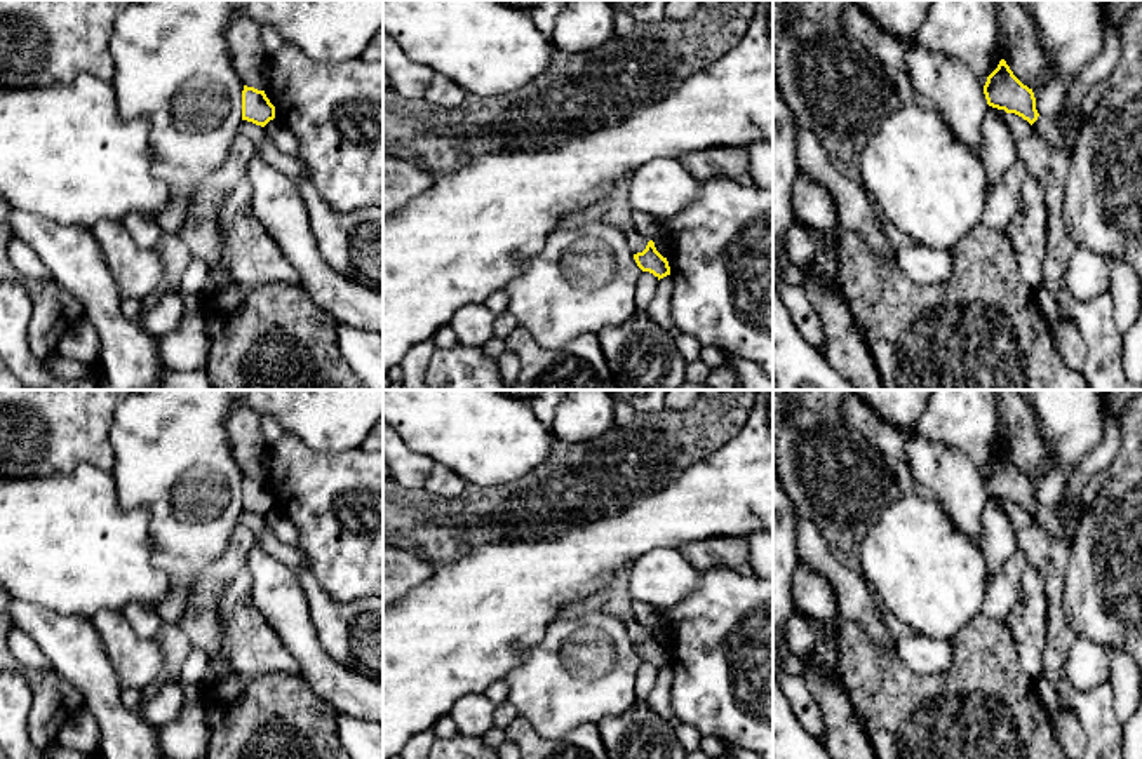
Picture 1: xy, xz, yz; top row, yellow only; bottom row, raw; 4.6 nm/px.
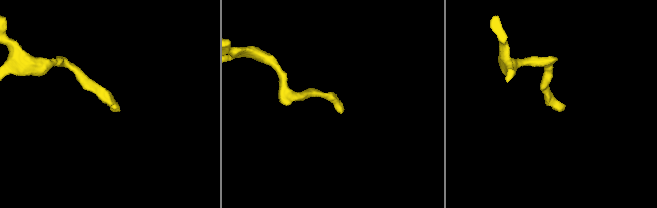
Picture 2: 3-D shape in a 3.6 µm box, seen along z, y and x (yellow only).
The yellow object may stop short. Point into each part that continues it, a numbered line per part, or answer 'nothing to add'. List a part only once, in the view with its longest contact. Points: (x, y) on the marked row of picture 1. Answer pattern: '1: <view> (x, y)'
nothing to add

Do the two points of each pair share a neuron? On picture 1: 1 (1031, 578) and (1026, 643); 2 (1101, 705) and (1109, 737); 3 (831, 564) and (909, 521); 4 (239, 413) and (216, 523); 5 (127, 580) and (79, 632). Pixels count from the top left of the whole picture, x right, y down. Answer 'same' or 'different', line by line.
1: same
2: same
3: different
4: different
5: different

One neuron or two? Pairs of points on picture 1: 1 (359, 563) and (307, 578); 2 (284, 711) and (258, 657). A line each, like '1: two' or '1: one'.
1: two
2: two

